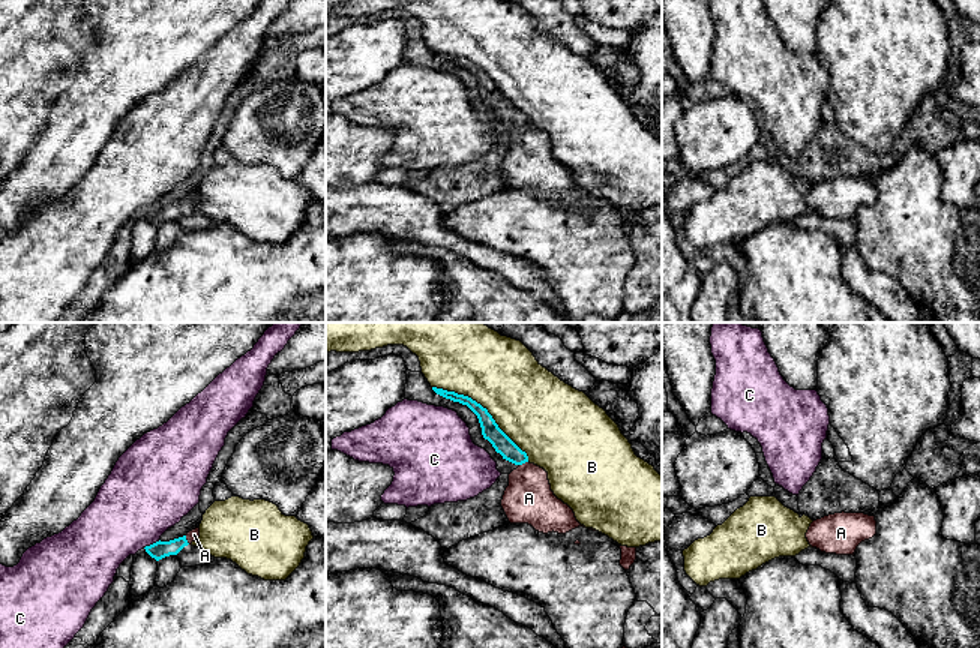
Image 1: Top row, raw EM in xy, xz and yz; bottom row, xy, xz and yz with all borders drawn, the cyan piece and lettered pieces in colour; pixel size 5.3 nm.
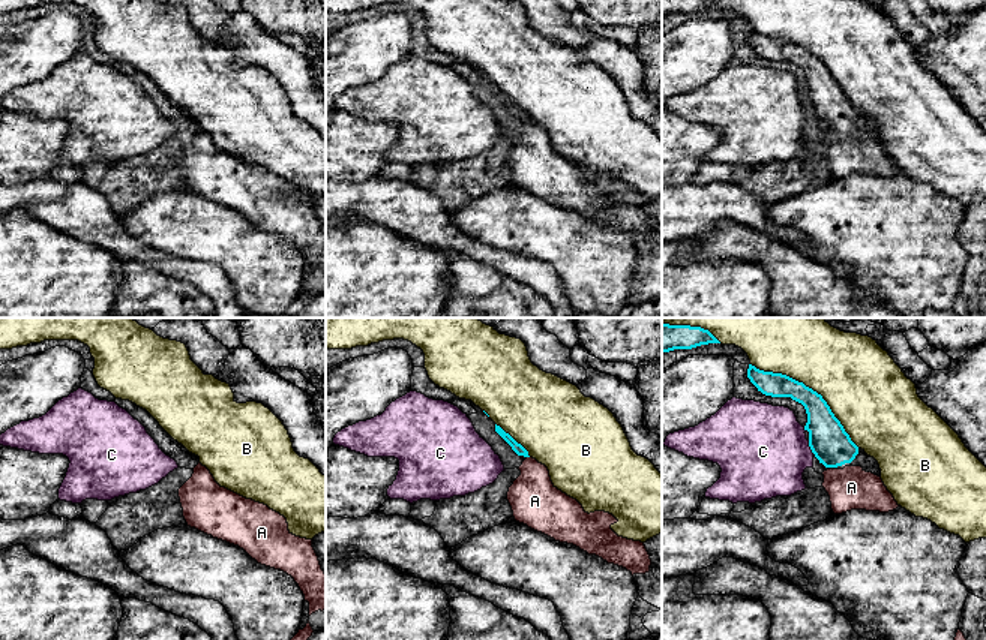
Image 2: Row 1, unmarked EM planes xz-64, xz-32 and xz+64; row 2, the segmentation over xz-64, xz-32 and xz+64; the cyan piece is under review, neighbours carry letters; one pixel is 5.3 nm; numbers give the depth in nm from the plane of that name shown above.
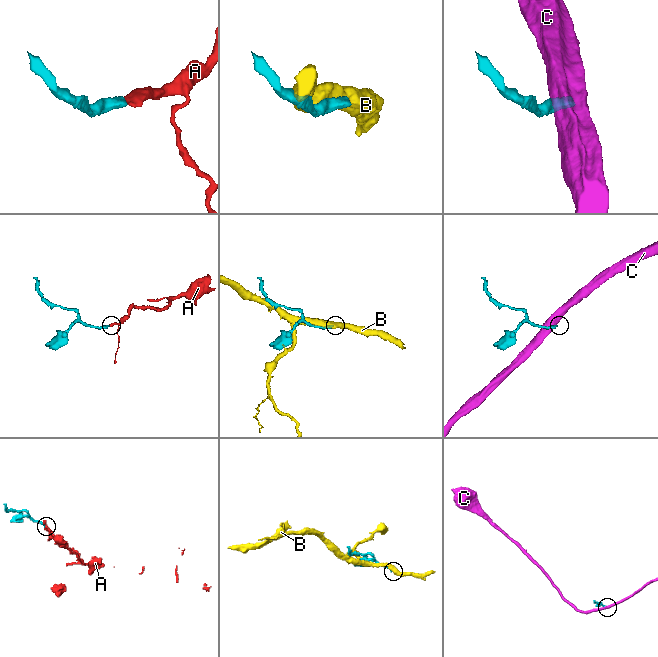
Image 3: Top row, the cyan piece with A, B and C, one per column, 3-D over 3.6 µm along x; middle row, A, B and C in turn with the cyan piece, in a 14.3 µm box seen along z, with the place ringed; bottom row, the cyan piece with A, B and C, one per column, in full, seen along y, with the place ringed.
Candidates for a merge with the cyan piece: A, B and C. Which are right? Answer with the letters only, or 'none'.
A

